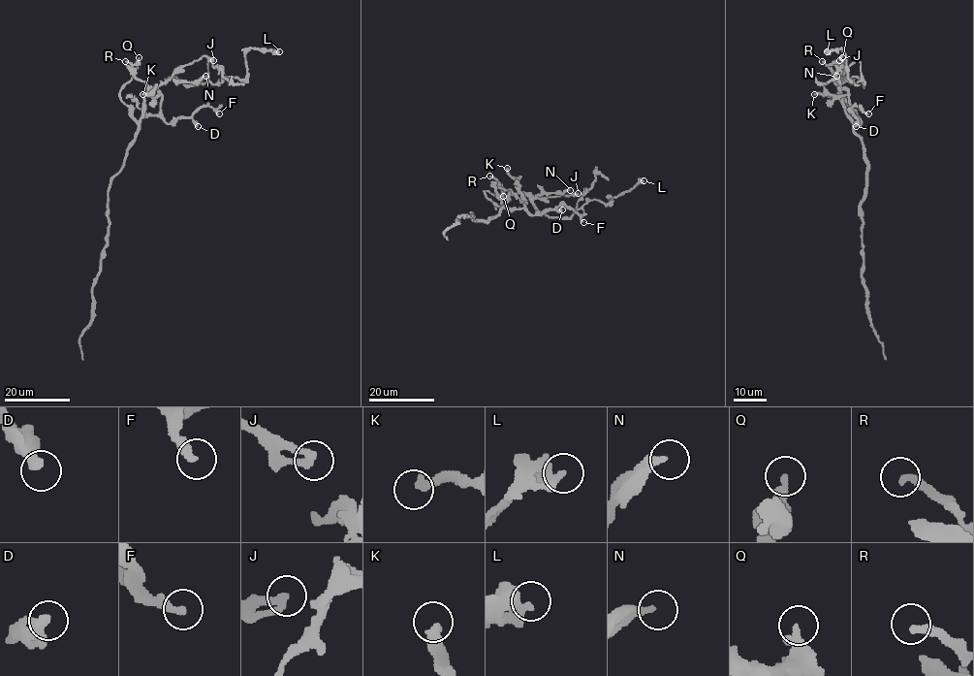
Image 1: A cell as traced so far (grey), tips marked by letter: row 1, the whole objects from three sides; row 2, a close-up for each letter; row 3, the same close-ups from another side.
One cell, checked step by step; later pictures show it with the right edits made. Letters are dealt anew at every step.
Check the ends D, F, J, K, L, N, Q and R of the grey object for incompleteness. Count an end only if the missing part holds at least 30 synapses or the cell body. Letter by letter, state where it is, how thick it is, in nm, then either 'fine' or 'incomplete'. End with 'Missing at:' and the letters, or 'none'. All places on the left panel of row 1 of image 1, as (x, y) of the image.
D: place (198, 126); calibre 400 nm; fine
F: place (219, 113); calibre 280 nm; incomplete
J: place (213, 60); calibre 320 nm; fine
K: place (142, 94); calibre 320 nm; incomplete
L: place (279, 51); calibre 440 nm; fine
N: place (205, 76); calibre 240 nm; fine
Q: place (139, 57); calibre 300 nm; fine
R: place (125, 61); calibre 280 nm; fine
Missing at: F, K

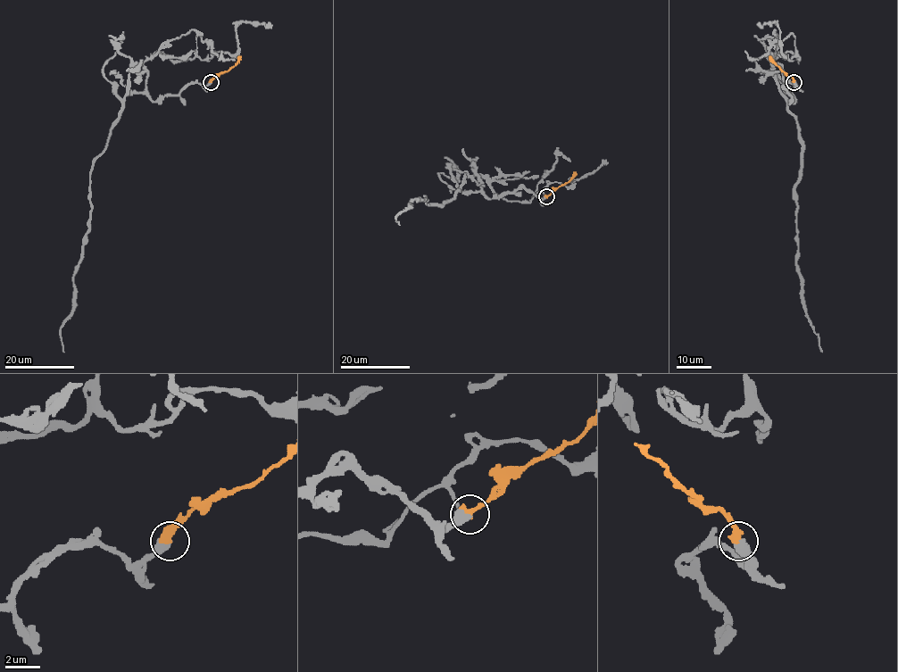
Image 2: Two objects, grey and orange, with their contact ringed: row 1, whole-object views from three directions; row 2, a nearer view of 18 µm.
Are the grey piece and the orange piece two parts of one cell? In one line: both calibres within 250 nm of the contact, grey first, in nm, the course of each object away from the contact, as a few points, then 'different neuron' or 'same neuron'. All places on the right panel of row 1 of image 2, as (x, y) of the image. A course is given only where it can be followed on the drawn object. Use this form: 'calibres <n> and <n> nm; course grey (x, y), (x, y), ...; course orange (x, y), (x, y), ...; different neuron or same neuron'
calibres 480 and 480 nm; course grey (794, 82), (785, 86), (796, 101), (776, 64), (802, 139), (797, 269), (822, 352); course orange (794, 82), (769, 56); same neuron

